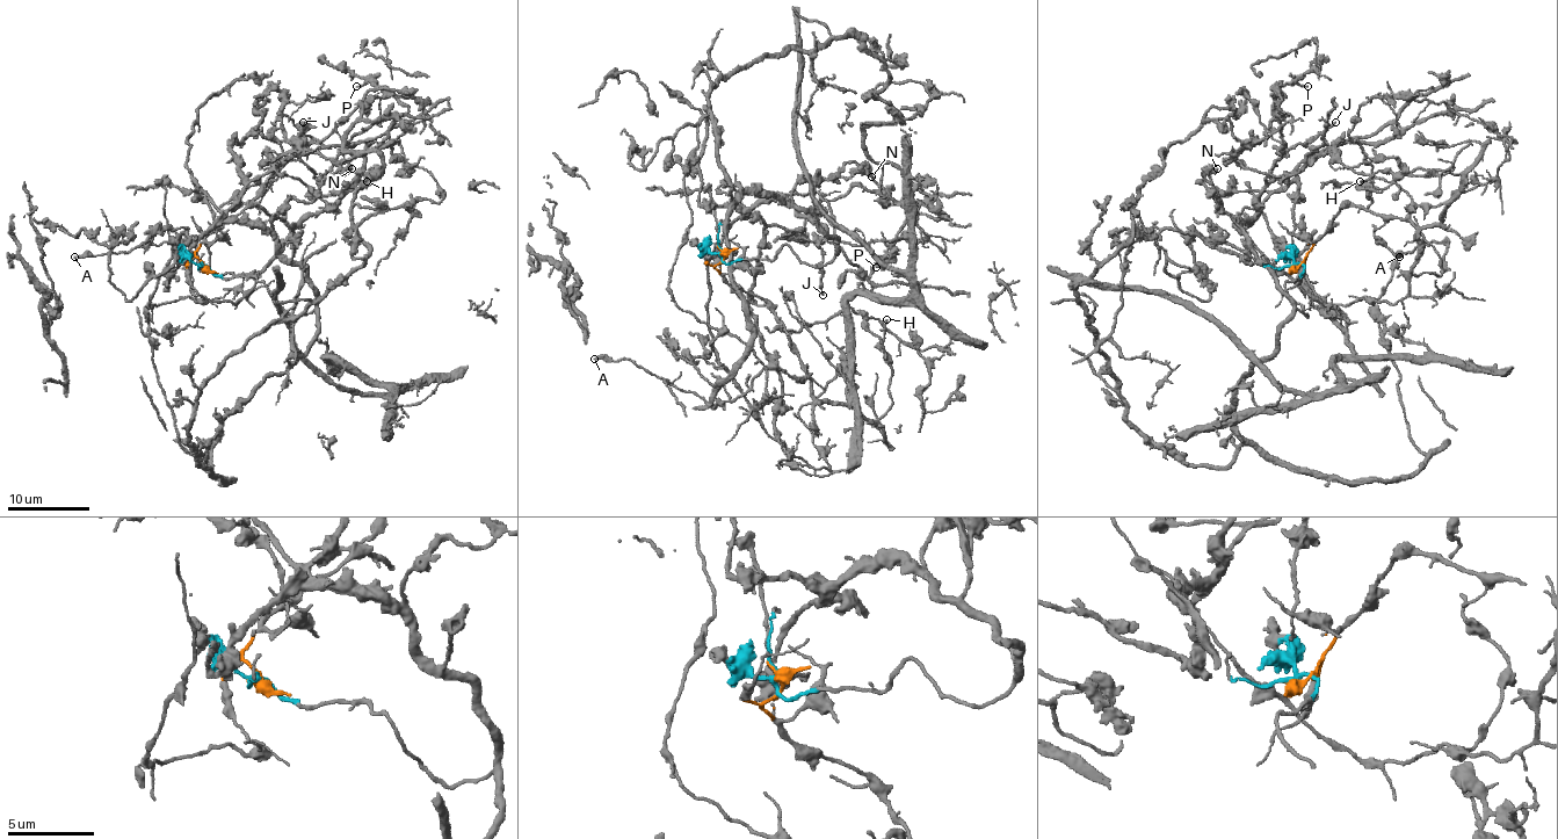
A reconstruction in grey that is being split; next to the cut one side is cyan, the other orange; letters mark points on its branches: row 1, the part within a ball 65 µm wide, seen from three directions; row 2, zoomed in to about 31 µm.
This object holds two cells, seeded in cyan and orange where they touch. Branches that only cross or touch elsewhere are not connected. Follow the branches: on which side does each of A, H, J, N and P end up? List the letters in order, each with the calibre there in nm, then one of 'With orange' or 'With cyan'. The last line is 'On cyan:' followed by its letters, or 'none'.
A: Thickness 240 nm. With orange
H: Thickness 140 nm. With orange
J: Thickness 190 nm. With cyan
N: Thickness 360 nm. With cyan
P: Thickness 160 nm. With cyan
On cyan: J, N, P

